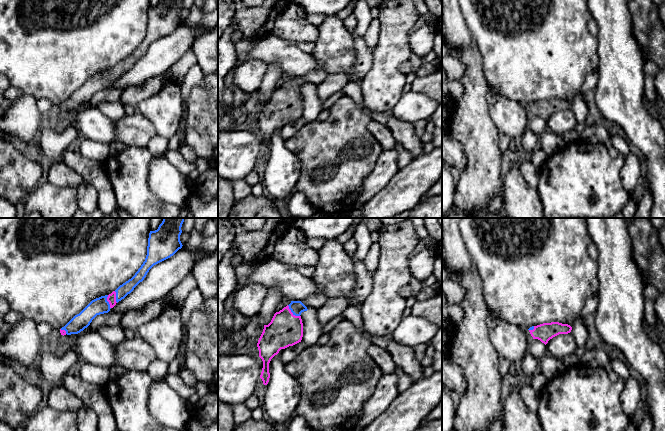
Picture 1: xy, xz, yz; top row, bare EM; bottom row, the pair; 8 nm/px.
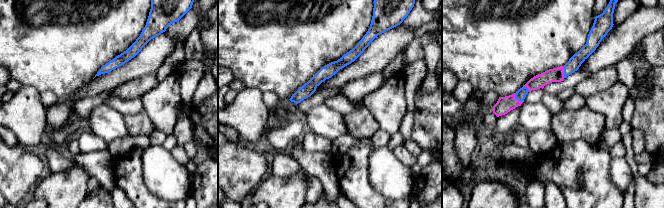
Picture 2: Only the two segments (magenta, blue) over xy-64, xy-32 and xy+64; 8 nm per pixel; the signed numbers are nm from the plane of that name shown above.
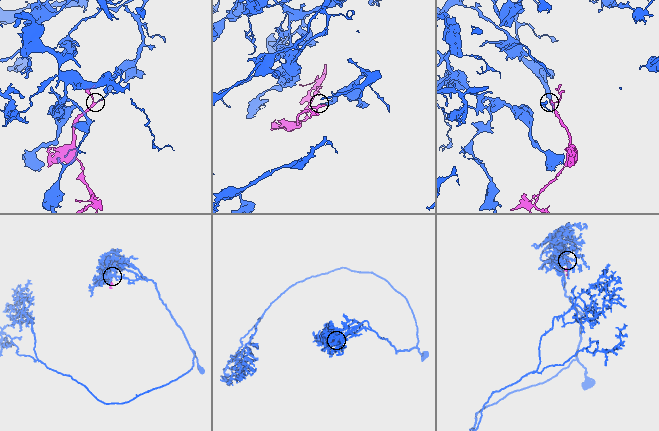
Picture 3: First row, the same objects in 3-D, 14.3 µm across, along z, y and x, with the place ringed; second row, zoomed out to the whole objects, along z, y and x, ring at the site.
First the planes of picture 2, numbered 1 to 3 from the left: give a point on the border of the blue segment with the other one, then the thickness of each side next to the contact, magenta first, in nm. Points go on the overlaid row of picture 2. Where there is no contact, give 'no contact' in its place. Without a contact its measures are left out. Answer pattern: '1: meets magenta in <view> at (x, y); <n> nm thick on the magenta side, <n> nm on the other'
1: no contact
2: no contact
3: meets magenta in xy+64 at (517, 99); 130 nm thick on the magenta side, 80 nm on the other

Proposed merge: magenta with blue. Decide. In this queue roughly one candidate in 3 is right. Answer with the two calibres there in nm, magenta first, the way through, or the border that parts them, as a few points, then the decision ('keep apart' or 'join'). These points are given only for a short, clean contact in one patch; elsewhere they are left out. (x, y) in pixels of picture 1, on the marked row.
calibres 280 and 110 nm; join

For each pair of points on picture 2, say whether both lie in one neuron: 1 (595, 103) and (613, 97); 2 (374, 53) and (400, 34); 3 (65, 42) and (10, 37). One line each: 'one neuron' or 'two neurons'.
1: one neuron
2: one neuron
3: one neuron

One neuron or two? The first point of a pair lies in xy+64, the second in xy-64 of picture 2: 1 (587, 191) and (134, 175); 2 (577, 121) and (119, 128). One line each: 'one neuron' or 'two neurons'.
1: one neuron
2: two neurons

